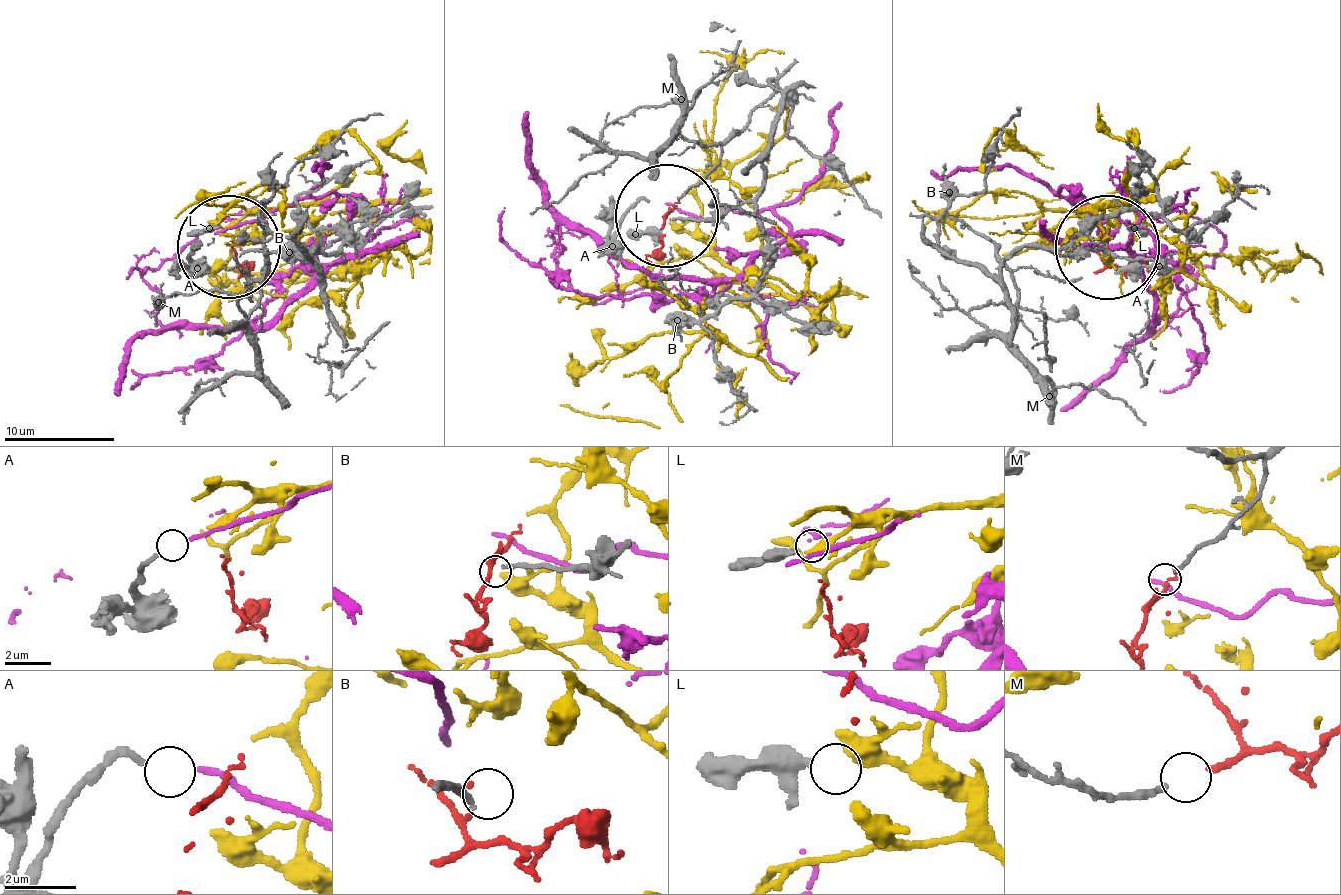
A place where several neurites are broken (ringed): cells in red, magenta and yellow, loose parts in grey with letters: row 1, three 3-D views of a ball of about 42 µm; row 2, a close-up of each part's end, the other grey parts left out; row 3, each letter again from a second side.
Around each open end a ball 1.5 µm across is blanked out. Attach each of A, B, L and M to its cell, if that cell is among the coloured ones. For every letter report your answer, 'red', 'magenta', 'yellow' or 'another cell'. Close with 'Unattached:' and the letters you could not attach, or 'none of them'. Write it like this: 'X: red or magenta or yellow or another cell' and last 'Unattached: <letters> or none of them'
A: magenta
B: another cell
L: yellow
M: red
Unattached: B

